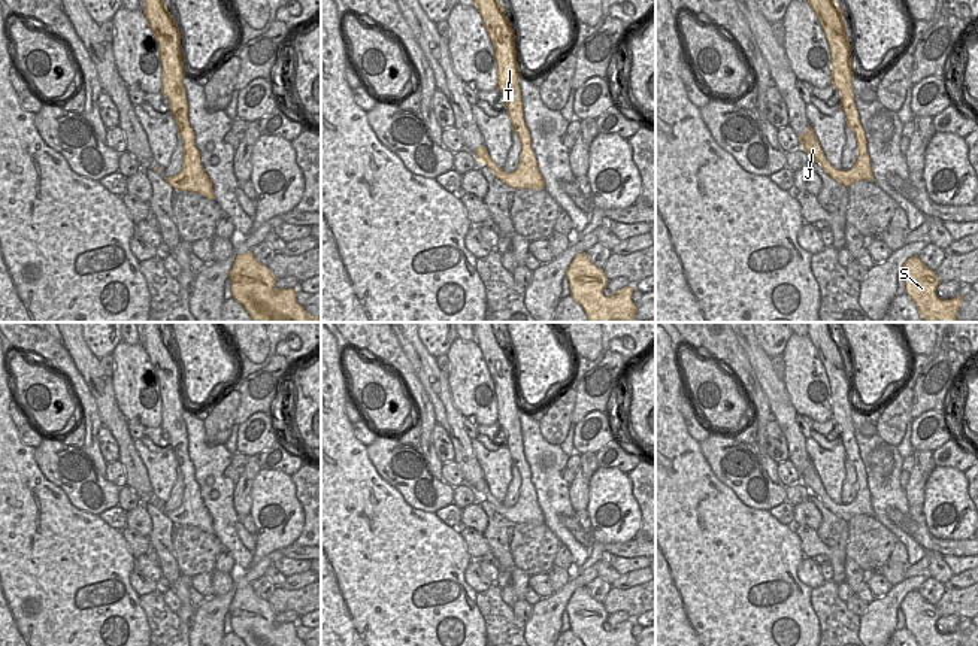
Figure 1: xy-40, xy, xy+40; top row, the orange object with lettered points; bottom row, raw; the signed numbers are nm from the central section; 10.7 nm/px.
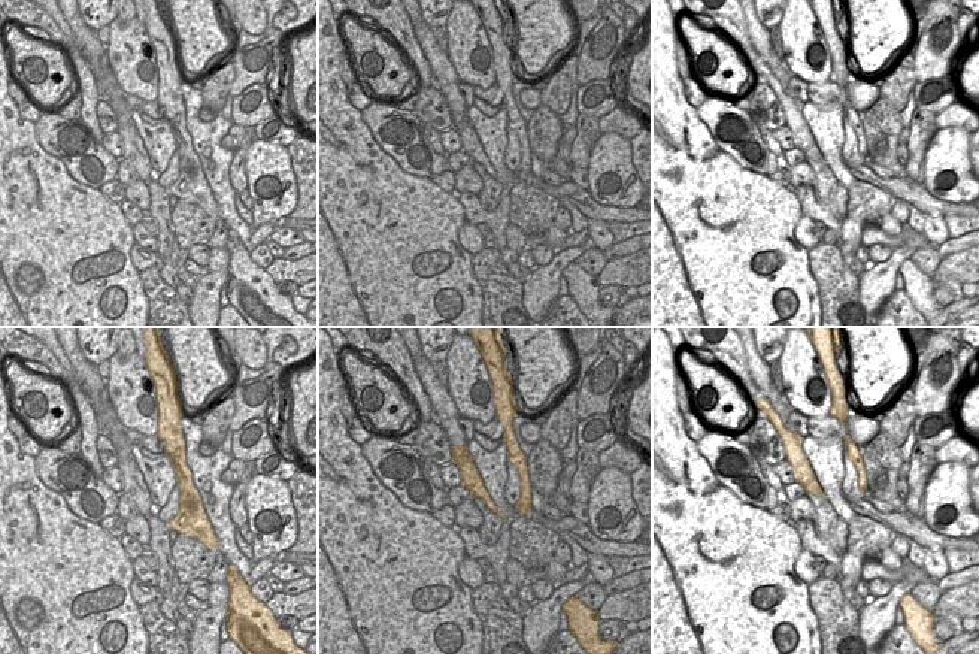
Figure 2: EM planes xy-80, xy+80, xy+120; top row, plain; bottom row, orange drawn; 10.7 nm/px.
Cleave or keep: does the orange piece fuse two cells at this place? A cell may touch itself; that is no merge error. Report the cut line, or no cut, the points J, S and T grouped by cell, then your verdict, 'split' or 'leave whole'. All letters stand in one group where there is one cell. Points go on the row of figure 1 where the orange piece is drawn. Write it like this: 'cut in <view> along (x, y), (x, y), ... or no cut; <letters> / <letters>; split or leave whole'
no cut; J S T; leave whole

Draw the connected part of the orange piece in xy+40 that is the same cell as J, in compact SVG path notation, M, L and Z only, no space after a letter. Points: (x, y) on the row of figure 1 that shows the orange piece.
M808 0L808 3L815 12L829 45L832 85L835 85L841 94L845 122L856 134L859 155L856 164L850 170L835 169L826 158L812 128L808 128L806 133L800 133L800 148L811 157L811 160L817 161L832 179L847 188L857 181L873 182L866 134L854 103L851 85L851 78L854 76L851 45L848 42L842 10L836 0Z

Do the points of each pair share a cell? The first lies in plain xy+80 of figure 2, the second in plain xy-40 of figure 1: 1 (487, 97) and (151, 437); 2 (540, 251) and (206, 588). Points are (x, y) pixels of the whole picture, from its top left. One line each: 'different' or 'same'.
1: same
2: same

